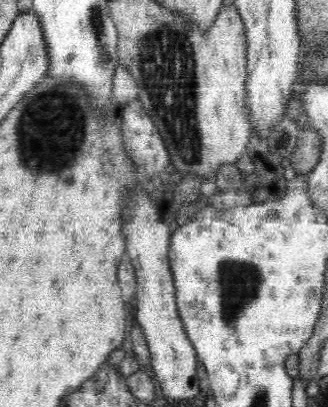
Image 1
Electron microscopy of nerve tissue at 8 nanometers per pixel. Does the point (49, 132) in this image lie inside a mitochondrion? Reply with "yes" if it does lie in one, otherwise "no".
yes

